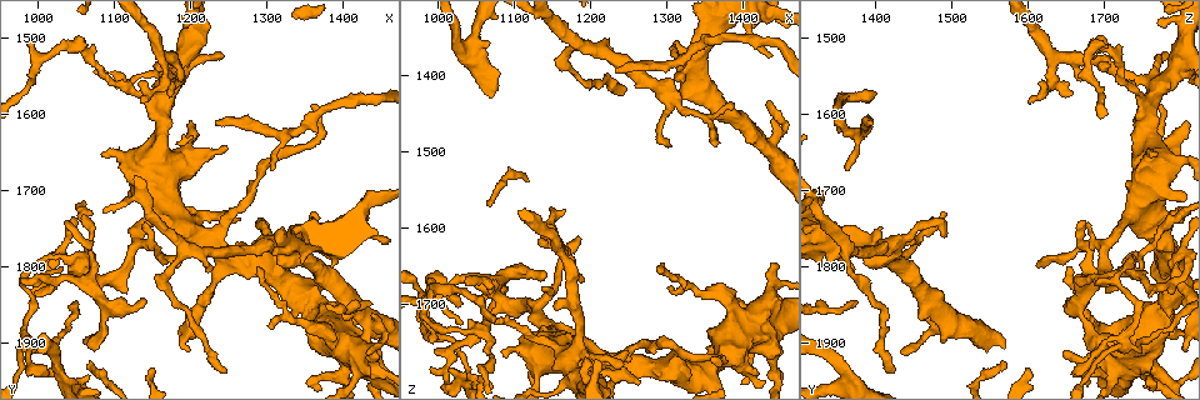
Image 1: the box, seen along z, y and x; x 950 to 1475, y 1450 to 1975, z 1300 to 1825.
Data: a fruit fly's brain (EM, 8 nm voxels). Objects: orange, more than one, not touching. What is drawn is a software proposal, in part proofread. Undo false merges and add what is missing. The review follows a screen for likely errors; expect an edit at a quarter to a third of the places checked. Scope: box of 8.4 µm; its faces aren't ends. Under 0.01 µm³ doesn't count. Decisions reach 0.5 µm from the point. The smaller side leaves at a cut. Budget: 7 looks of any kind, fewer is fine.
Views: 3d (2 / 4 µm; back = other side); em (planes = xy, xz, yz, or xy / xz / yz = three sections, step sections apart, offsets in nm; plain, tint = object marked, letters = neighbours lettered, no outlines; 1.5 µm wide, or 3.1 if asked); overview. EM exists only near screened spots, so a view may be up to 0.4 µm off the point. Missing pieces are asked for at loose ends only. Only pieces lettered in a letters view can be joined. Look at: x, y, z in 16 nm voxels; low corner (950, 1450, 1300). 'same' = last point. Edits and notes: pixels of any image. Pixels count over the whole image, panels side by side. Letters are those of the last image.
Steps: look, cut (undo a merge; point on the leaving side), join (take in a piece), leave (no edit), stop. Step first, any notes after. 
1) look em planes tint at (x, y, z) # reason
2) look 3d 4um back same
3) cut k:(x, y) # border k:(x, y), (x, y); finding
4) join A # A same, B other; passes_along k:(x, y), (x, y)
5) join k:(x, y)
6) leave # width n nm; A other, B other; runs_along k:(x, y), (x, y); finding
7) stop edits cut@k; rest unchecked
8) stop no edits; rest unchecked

look em yz step 8 letters at (1170, 1565, 1765) # four or more arms meet

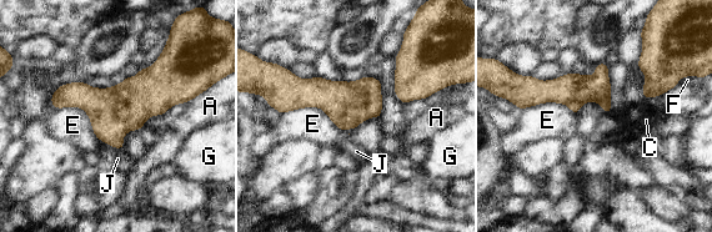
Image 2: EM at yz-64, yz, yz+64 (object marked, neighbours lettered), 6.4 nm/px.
leave # width 300 nm; A other, C other, E other, F other, G other, J other; continuous, no second neuron

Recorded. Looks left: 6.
look em planes letters at (1035, 1815, 1750) # sharp bend

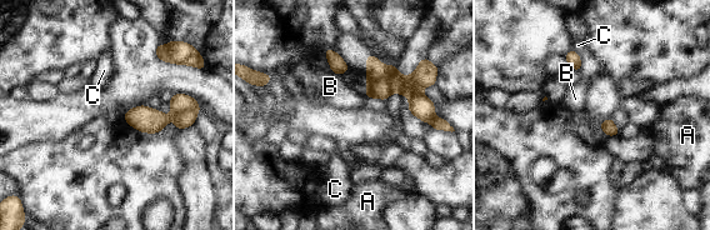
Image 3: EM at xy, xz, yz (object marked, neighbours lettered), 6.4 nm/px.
leave # longest_contact C 150 nm; A other, B other, C other; border 3:(333, 71), (340, 75); all the same neuron

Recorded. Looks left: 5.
look em planes tint at (1130, 1770, 1705) # branch point

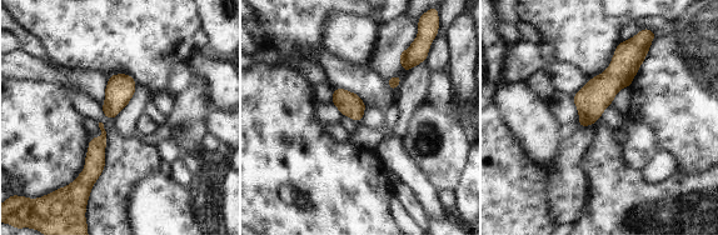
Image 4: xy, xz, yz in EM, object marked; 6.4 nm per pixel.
look em planes letters same # what lies round it

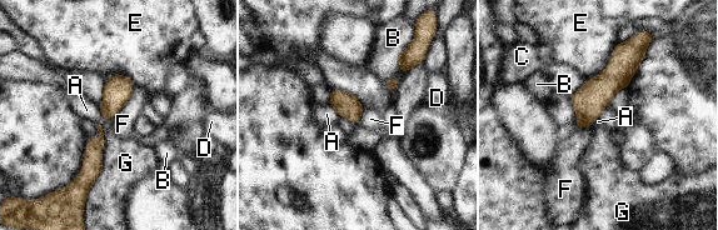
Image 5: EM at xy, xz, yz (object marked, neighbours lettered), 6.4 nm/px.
leave # A other, B other, C other, D other, E other, F other, G other; runs_along 5:(642, 35), (579, 124); all the same neuron

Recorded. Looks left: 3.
stop no edits; rest unchecked

